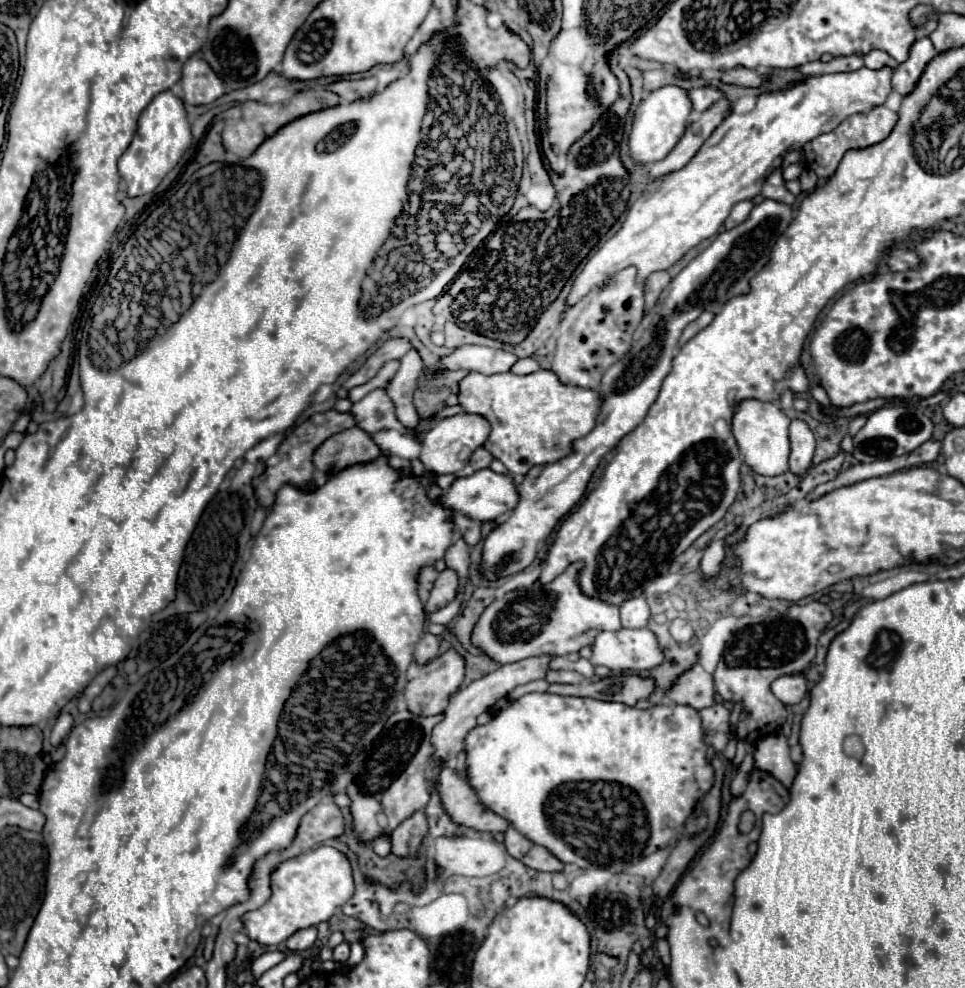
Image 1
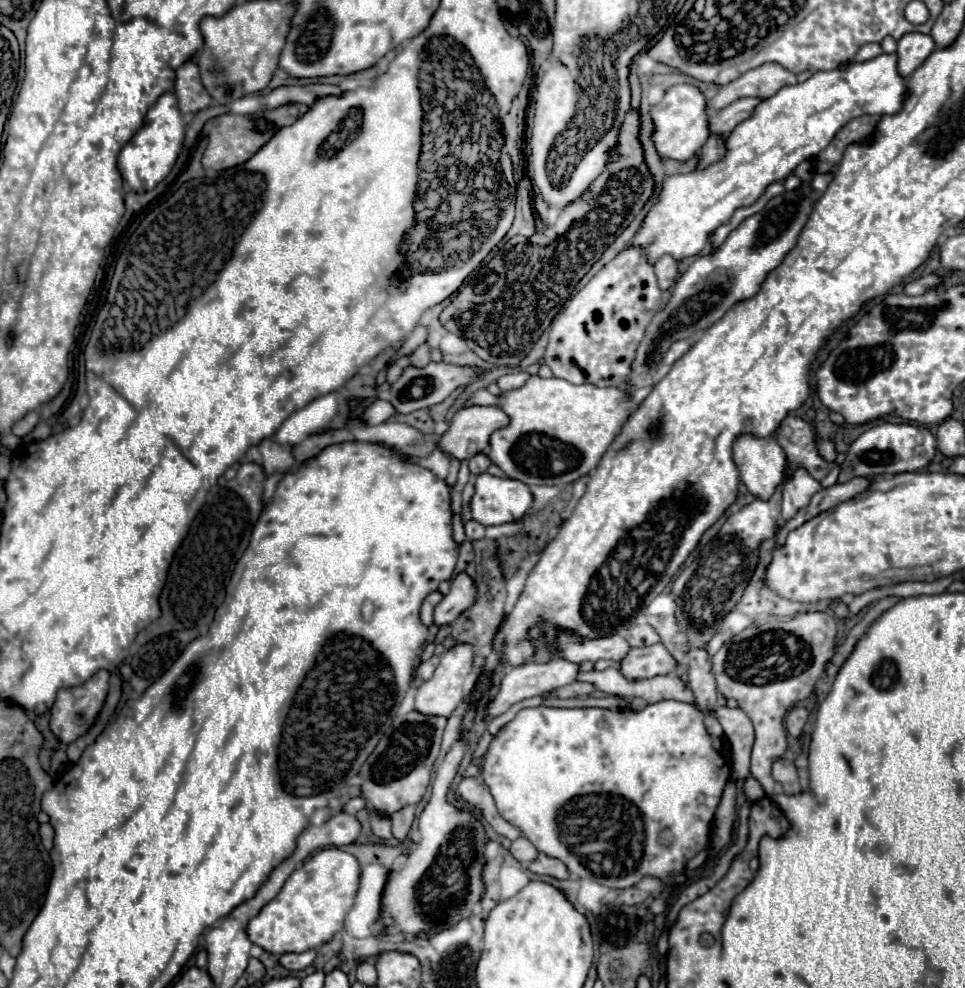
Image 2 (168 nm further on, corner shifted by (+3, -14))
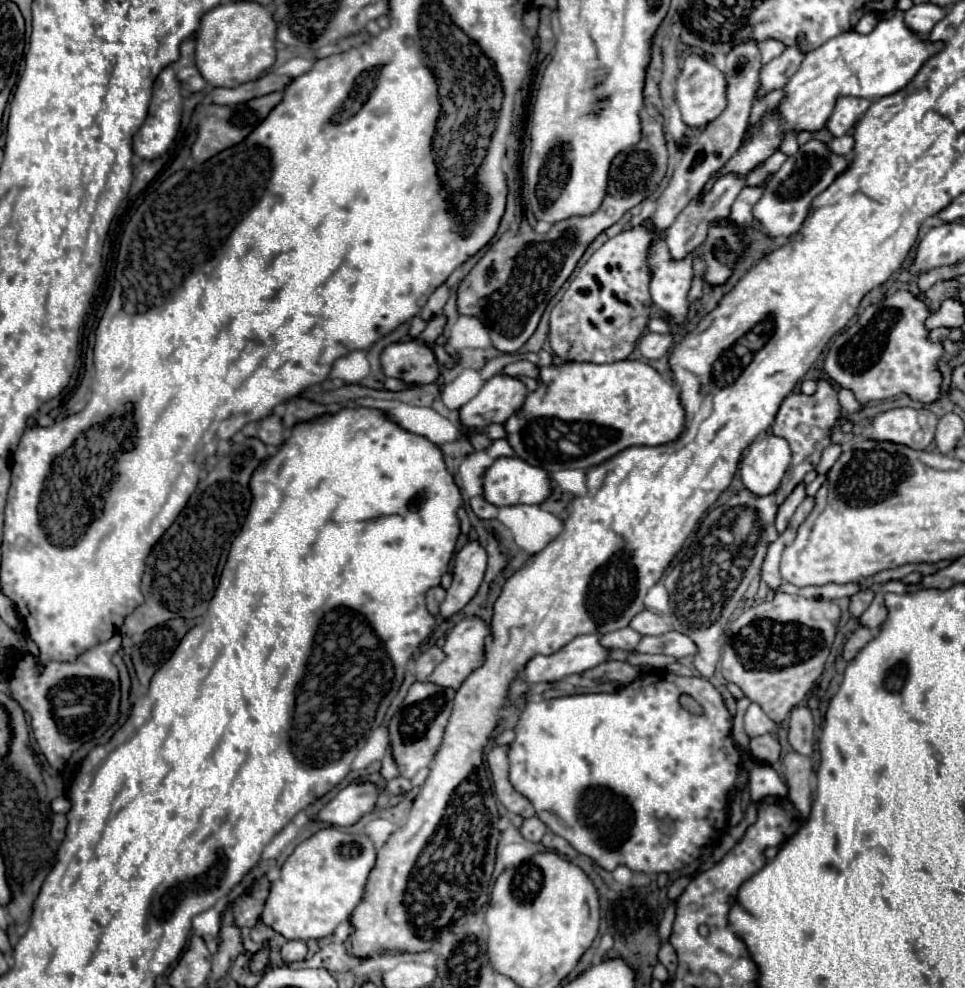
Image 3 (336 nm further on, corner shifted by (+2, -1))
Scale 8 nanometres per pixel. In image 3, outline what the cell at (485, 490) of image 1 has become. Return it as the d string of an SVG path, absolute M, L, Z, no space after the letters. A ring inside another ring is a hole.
M497 458L483 476L483 498L493 506L513 504L541 504L551 492L549 474L537 466L521 462L521 458Z

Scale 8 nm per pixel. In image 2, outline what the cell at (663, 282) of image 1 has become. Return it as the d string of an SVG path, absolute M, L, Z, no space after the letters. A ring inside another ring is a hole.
M664 255L656 261L656 277L660 289L670 289L676 283L678 277L678 259L672 259L672 255Z

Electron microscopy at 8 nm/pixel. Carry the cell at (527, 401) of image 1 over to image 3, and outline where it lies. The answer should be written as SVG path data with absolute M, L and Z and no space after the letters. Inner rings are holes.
M645 362L541 366L537 390L505 422L507 442L515 456L547 472L561 468L587 470L629 446L659 446L675 440L685 424L677 390Z

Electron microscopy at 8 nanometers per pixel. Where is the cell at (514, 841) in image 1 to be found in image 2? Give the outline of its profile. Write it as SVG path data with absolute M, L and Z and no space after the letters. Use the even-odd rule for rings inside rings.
M520 837L520 839L516 839L514 843L512 843L512 847L510 847L510 853L520 861L520 863L530 863L532 859L536 859L536 855L538 855L538 851L536 851L536 847L532 847L532 843L526 839L526 837Z

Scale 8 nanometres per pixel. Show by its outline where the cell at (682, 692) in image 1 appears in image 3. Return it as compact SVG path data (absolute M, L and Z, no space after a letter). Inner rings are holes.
M757 704L749 706L749 710L745 712L745 732L749 738L757 738L761 734L775 732L775 728L777 728L777 724L771 722Z

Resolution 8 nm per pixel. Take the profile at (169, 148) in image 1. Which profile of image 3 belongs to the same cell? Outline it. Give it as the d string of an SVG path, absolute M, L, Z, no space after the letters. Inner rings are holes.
M165 68L153 86L153 98L149 104L149 116L145 124L139 128L139 132L133 136L133 152L141 160L157 160L161 158L169 146L173 144L179 124L181 124L181 112L183 112L183 96L181 96L181 86L175 78L175 72L171 68Z

